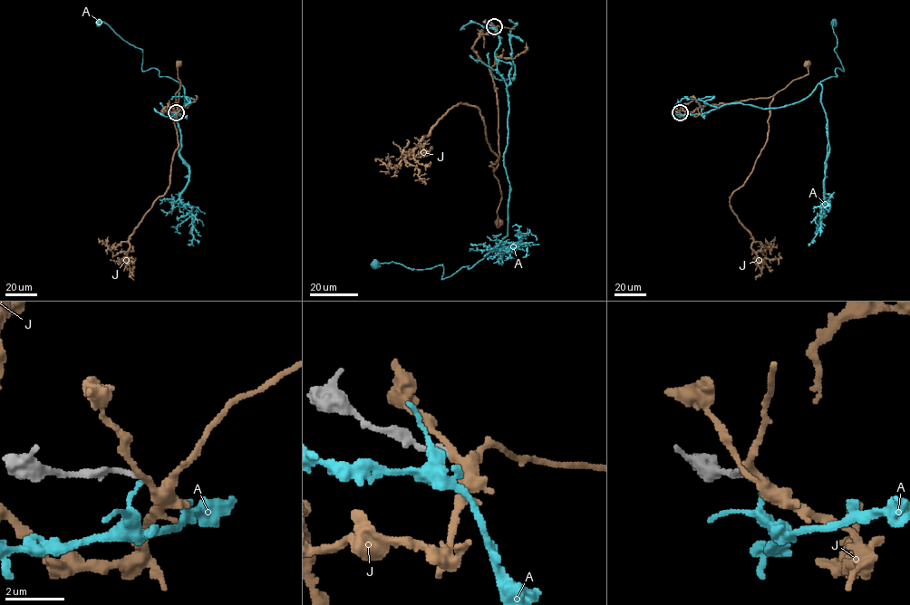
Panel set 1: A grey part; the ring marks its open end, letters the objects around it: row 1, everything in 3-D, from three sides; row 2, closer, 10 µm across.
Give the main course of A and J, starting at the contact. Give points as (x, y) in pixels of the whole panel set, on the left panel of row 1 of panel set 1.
A: (176, 113), (186, 107), (183, 87), (154, 68), (142, 71), (142, 50), (98, 23)
J: (176, 112), (171, 117), (162, 112), (178, 103), (179, 63)

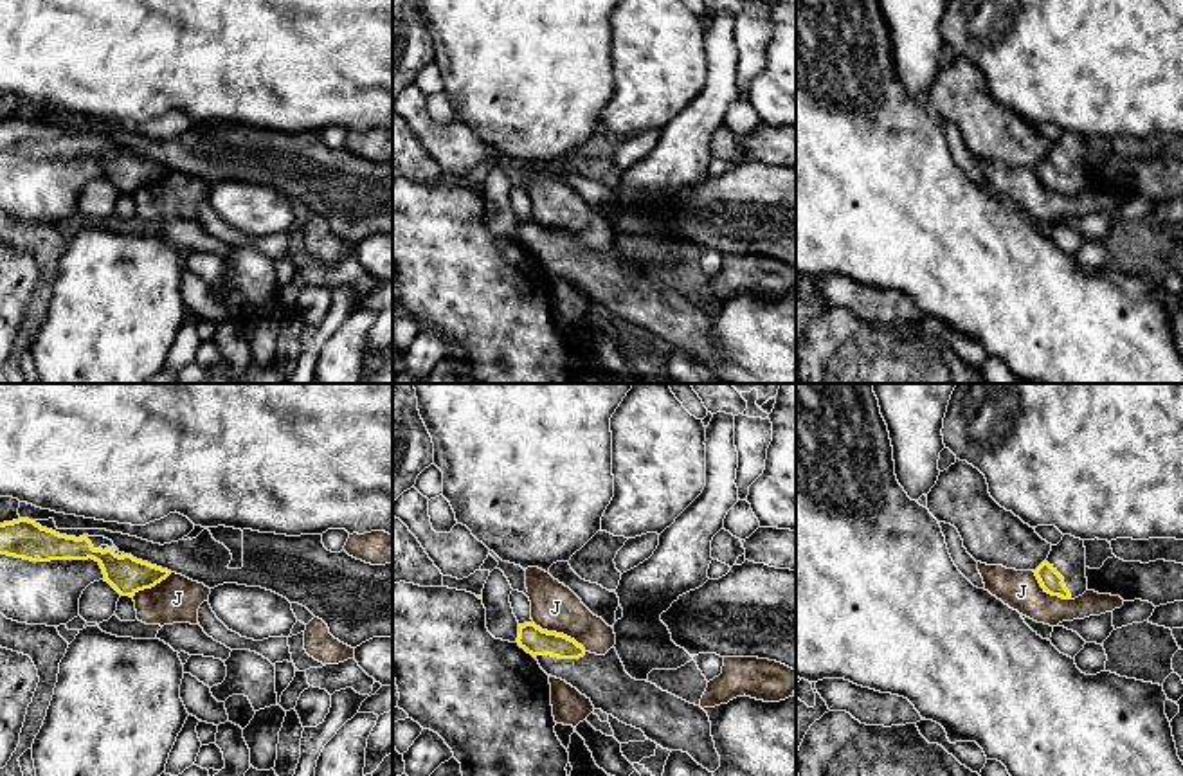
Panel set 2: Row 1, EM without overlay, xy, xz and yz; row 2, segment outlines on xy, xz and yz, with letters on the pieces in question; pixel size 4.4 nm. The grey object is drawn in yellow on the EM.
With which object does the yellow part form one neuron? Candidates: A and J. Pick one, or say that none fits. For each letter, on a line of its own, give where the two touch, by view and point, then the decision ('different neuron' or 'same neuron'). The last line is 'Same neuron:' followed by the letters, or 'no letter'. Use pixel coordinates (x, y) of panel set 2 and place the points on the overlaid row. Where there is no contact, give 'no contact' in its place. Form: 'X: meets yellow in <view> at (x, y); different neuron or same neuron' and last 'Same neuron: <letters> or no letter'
A: no contact; different neuron
J: meets yellow in xz at (559, 634); different neuron
Same neuron: no letter

